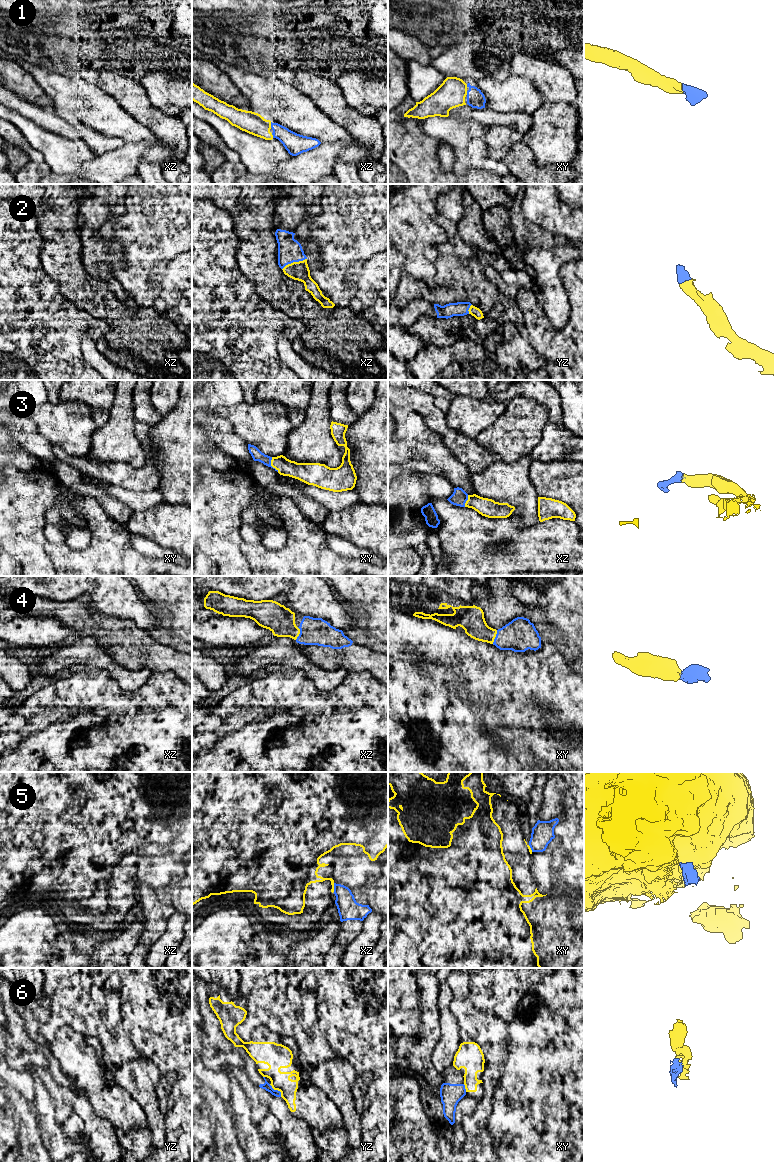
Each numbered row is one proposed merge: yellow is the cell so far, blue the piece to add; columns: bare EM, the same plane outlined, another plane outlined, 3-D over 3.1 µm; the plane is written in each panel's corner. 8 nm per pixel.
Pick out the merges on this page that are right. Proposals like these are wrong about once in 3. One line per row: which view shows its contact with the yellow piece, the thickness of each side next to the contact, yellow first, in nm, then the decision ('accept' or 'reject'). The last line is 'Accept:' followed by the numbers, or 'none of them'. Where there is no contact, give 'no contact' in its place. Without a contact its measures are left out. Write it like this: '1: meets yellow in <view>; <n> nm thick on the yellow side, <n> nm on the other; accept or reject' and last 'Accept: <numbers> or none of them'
1: meets yellow in xz; 180 nm thick on the yellow side, 170 nm on the other; accept
2: meets yellow in xz; 150 nm thick on the yellow side, 190 nm on the other; accept
3: meets yellow in xy; 140 nm thick on the yellow side, 90 nm on the other; accept
4: meets yellow in xy; 200 nm thick on the yellow side, 260 nm on the other; accept
5: meets yellow in xz; 180 nm thick on the yellow side, 170 nm on the other; reject
6: meets yellow in yz; 180 nm thick on the yellow side, 60 nm on the other; reject
Accept: 1, 2, 3, 4

